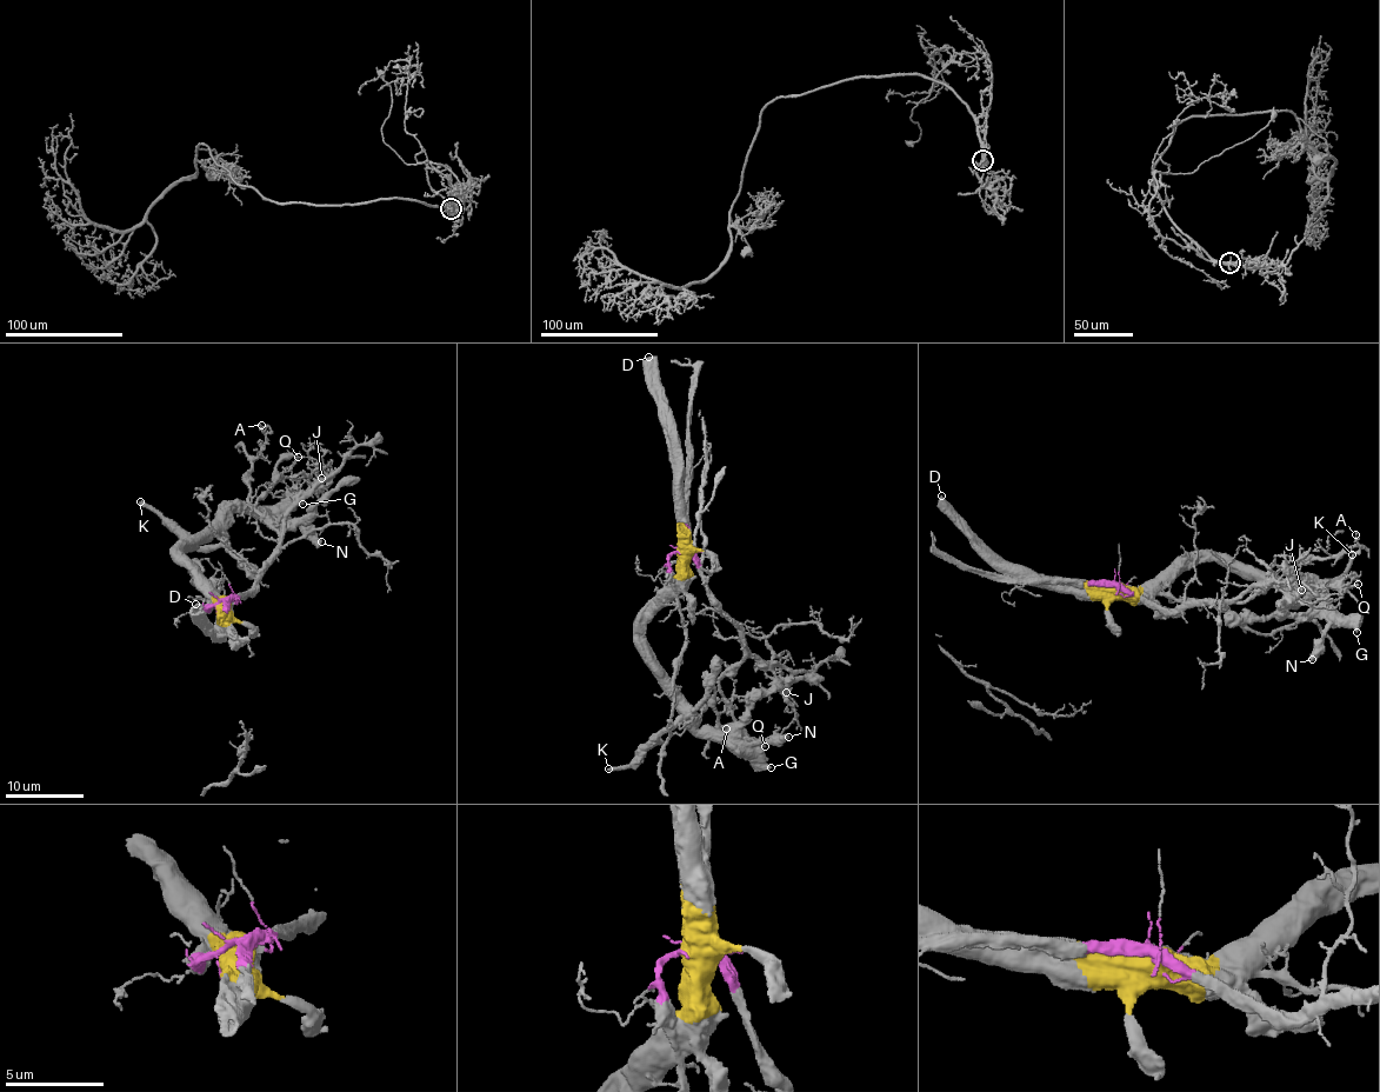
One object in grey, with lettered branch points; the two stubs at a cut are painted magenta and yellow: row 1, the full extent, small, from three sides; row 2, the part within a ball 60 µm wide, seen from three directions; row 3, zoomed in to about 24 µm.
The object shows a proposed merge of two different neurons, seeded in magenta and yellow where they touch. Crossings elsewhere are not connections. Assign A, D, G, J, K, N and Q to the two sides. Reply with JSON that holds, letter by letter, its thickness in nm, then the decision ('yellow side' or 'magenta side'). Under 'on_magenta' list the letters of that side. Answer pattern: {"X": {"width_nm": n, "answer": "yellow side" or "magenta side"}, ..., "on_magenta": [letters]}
{"A": {"width_nm": 100, "answer": "magenta side"}, "D": {"width_nm": 480, "answer": "yellow side"}, "G": {"width_nm": 420, "answer": "yellow side"}, "J": {"width_nm": 90, "answer": "magenta side"}, "K": {"width_nm": 400, "answer": "yellow side"}, "N": {"width_nm": 650, "answer": "yellow side"}, "Q": {"width_nm": 200, "answer": "magenta side"}, "on_magenta": ["A", "J", "Q"]}

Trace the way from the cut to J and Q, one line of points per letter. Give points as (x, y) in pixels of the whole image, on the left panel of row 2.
J: (219, 603), (250, 591), (274, 553), (282, 521), (322, 477)
Q: (219, 603), (252, 590), (279, 543), (279, 533), (254, 511), (254, 505), (274, 479), (299, 457)

